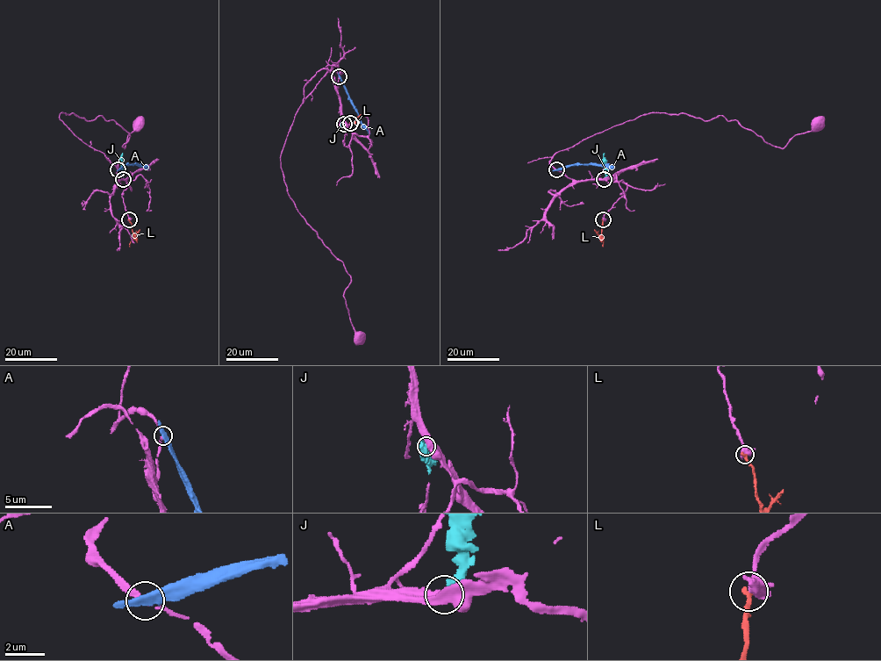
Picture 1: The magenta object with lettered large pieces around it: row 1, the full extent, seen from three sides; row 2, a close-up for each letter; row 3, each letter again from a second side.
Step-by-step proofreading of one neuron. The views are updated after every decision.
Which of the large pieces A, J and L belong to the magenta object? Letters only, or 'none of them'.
L

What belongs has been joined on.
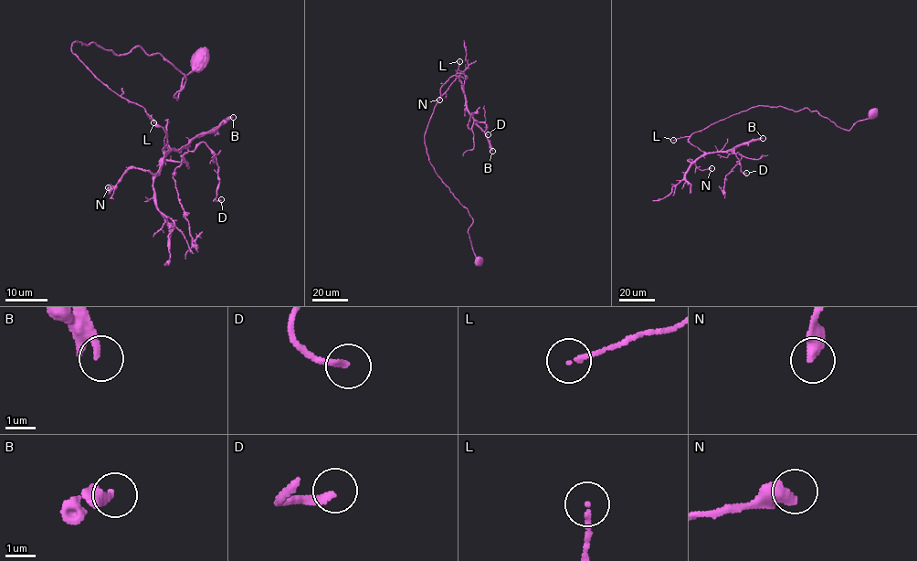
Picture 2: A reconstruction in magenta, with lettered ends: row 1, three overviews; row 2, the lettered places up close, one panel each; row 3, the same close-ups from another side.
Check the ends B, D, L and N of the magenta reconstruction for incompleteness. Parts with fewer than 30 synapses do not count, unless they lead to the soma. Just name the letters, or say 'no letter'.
B

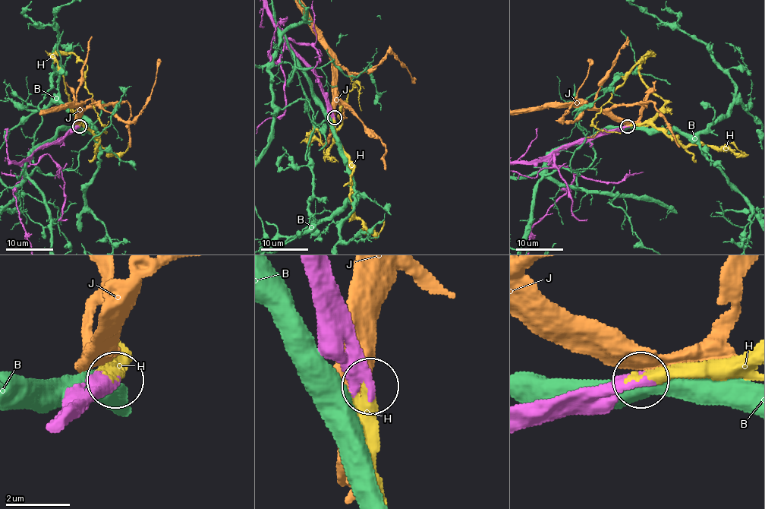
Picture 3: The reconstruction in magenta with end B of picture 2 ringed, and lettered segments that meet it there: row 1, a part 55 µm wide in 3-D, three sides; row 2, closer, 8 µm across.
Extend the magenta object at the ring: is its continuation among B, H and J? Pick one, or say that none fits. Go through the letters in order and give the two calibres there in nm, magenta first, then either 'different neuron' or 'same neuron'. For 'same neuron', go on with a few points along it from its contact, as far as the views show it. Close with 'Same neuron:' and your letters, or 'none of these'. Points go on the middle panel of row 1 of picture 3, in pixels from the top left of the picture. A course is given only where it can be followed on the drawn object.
B: calibres 440 and 550 nm; different neuron
H: calibres 500 and 360 nm; same neuron; course (333, 117), (327, 153), (310, 132), (323, 143), (342, 124), (340, 106), (355, 83), (361, 110)
J: calibres 360 and 550 nm; different neuron
Same neuron: H

